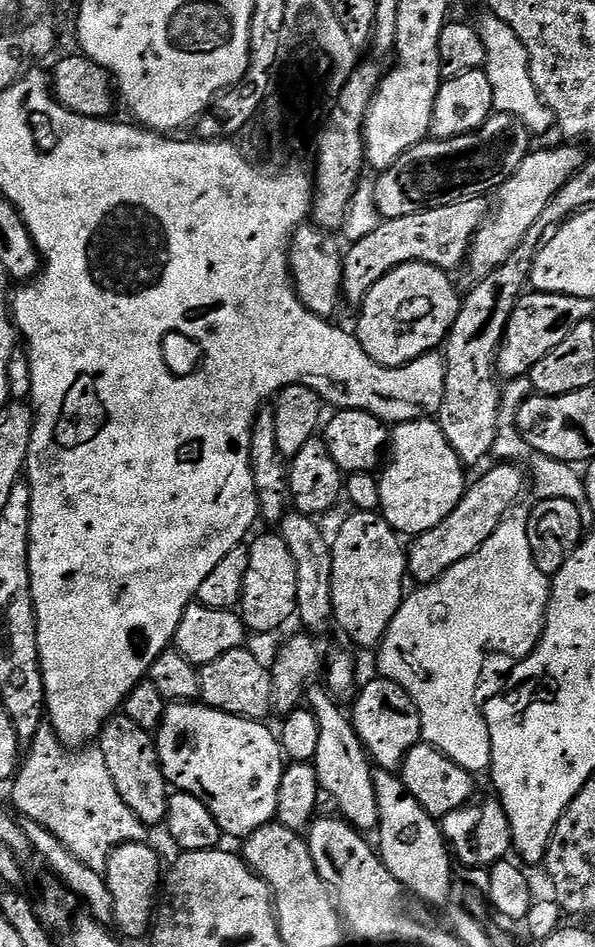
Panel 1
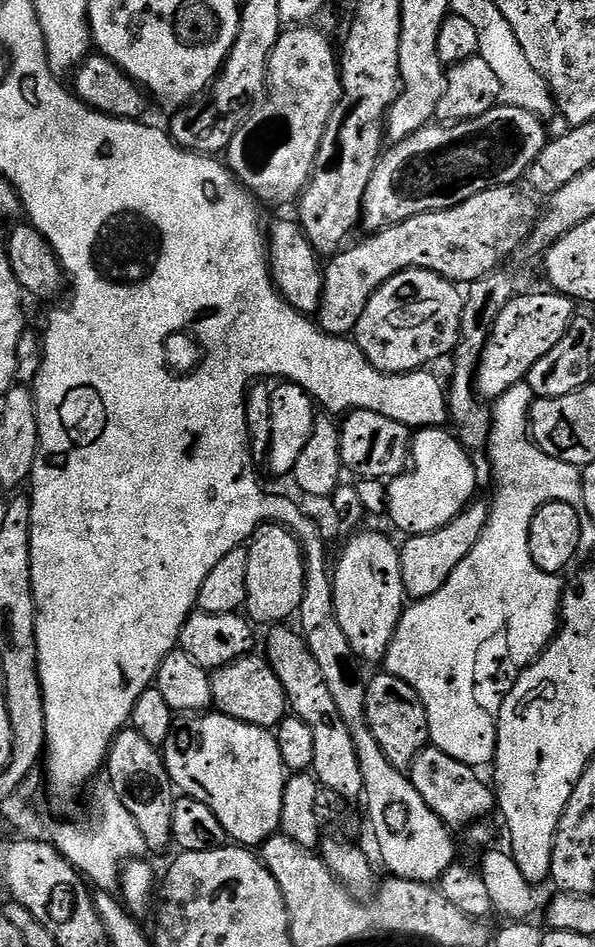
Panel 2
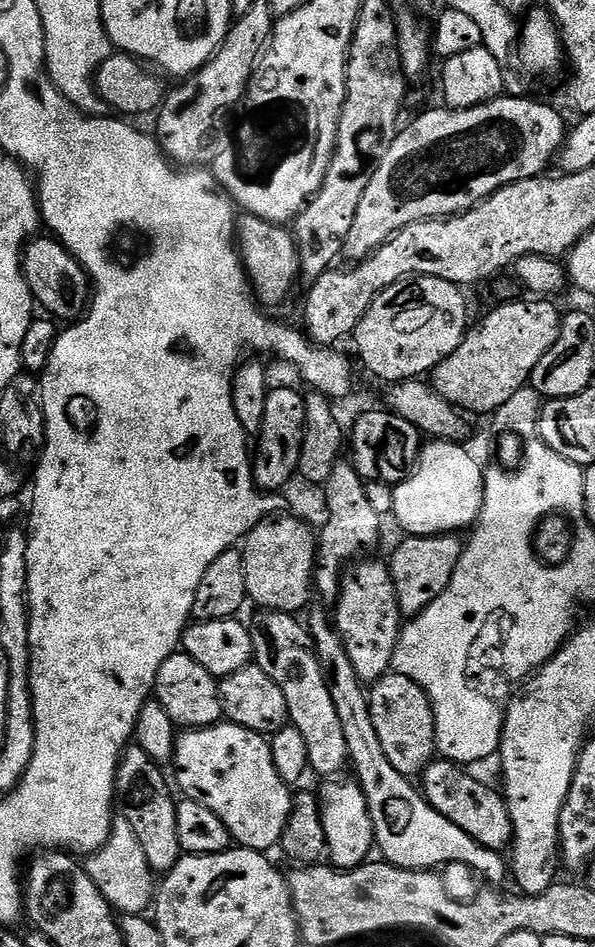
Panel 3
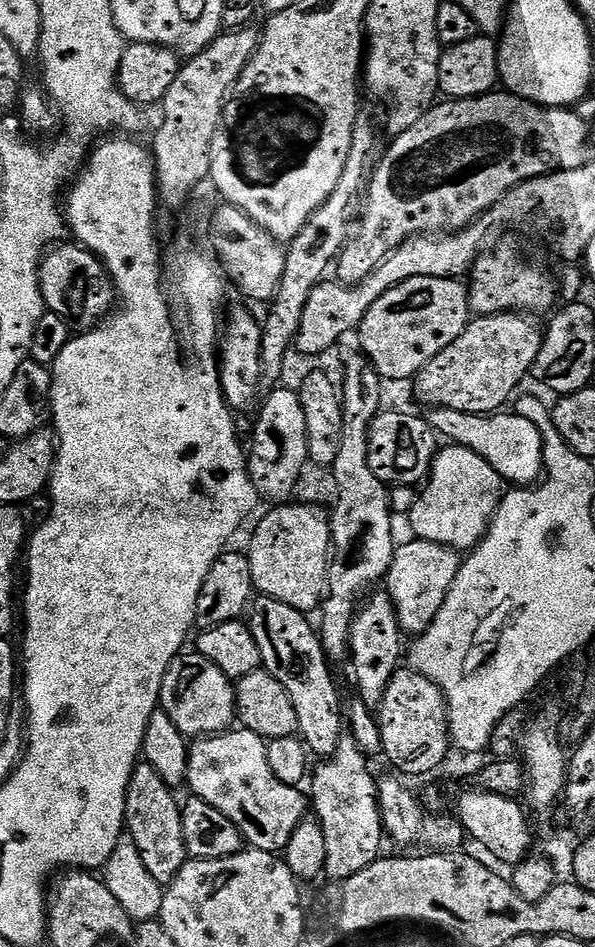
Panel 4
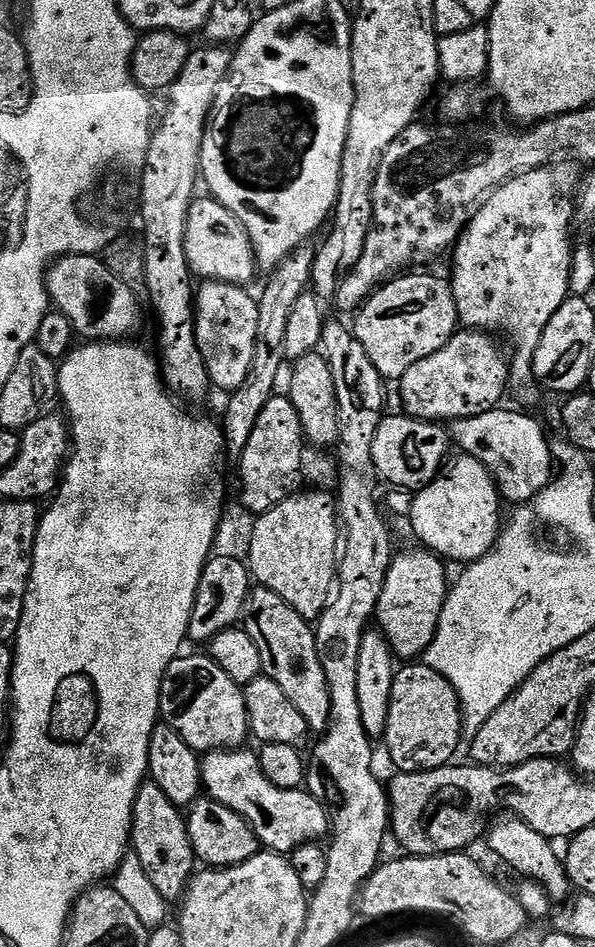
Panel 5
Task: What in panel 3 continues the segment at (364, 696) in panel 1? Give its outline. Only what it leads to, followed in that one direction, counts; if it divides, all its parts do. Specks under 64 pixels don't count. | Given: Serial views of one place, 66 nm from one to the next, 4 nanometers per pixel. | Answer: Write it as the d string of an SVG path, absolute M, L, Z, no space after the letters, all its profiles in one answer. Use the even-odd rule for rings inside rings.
M389 671L387 676L377 680L371 685L370 695L368 697L372 707L372 717L374 718L374 730L378 730L378 742L382 742L382 750L386 750L386 758L390 758L390 766L398 770L398 774L409 778L416 778L423 773L424 767L431 764L437 755L436 750L436 722L434 720L434 710L430 698L410 678L402 674Z

